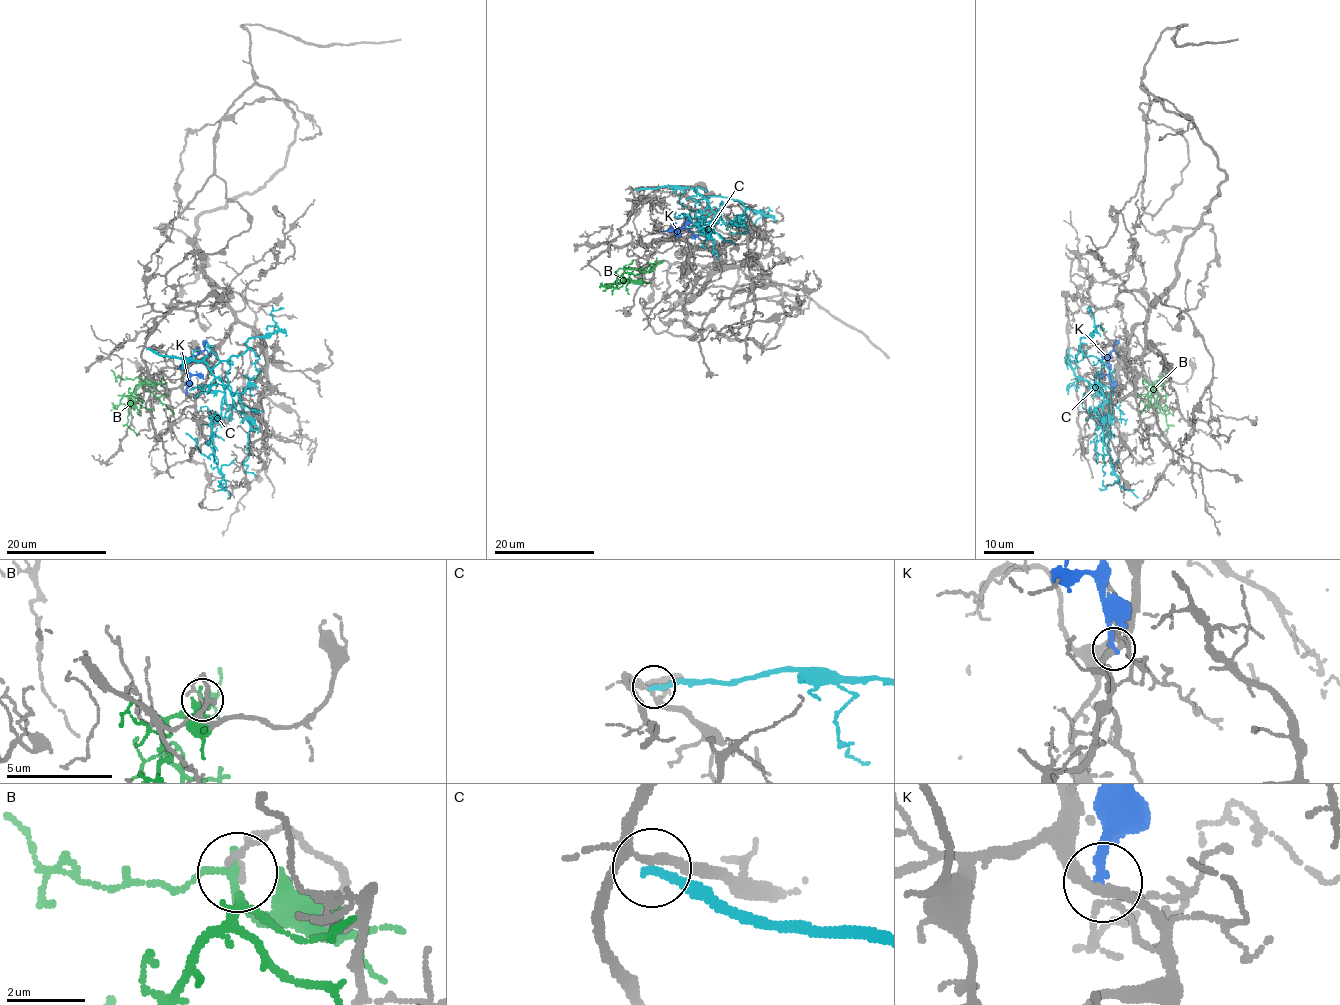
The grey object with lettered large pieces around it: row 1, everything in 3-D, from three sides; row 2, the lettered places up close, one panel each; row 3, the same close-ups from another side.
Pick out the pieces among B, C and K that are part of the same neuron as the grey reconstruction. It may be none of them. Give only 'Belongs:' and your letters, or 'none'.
Belongs: none

